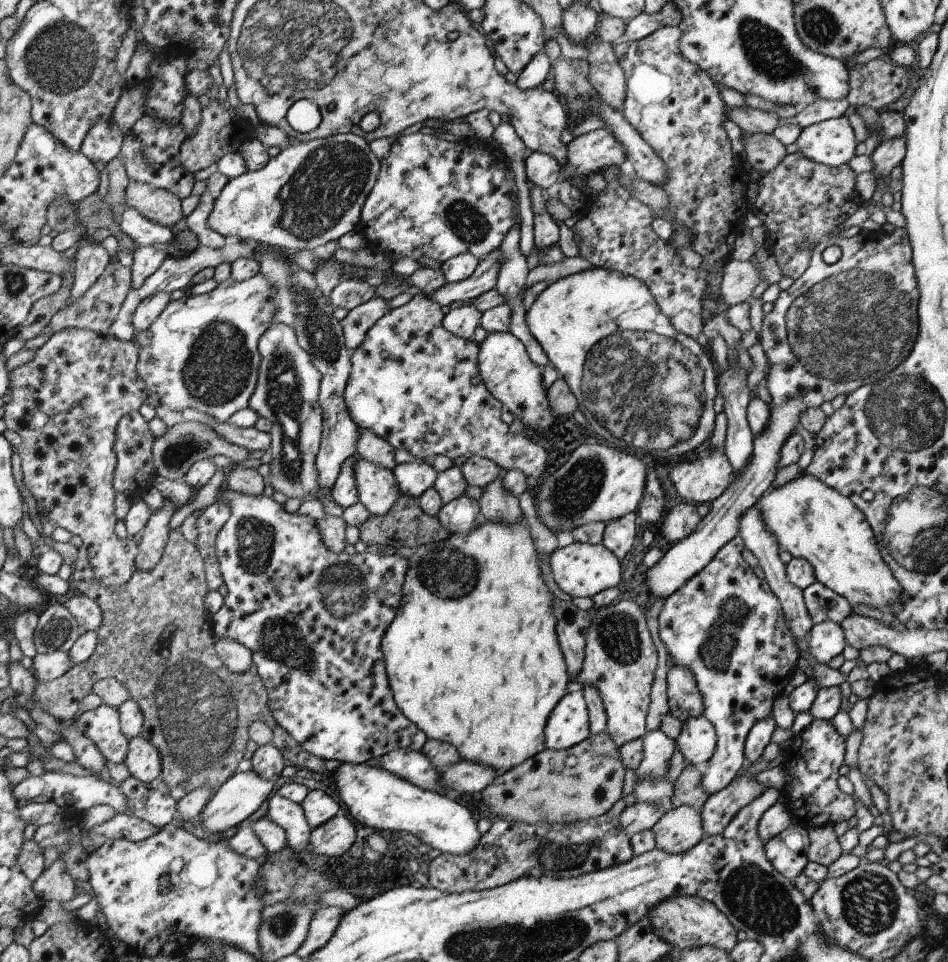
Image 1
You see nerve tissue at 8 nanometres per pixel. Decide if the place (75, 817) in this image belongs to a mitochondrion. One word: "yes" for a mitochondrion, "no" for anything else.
no

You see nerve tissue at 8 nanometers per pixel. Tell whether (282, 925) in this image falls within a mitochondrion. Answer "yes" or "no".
yes

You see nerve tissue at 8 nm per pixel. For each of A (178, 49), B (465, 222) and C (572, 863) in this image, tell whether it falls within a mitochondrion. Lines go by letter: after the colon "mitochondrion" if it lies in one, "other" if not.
A: other
B: mitochondrion
C: mitochondrion

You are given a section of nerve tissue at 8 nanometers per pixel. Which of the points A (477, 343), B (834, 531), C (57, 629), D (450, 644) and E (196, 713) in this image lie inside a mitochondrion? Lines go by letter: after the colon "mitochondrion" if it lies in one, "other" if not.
A: other
B: other
C: mitochondrion
D: other
E: mitochondrion

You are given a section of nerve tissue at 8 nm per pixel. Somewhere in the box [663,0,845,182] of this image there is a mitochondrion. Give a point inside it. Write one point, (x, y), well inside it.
(764, 49)

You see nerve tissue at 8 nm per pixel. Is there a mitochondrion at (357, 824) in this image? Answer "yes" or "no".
no

